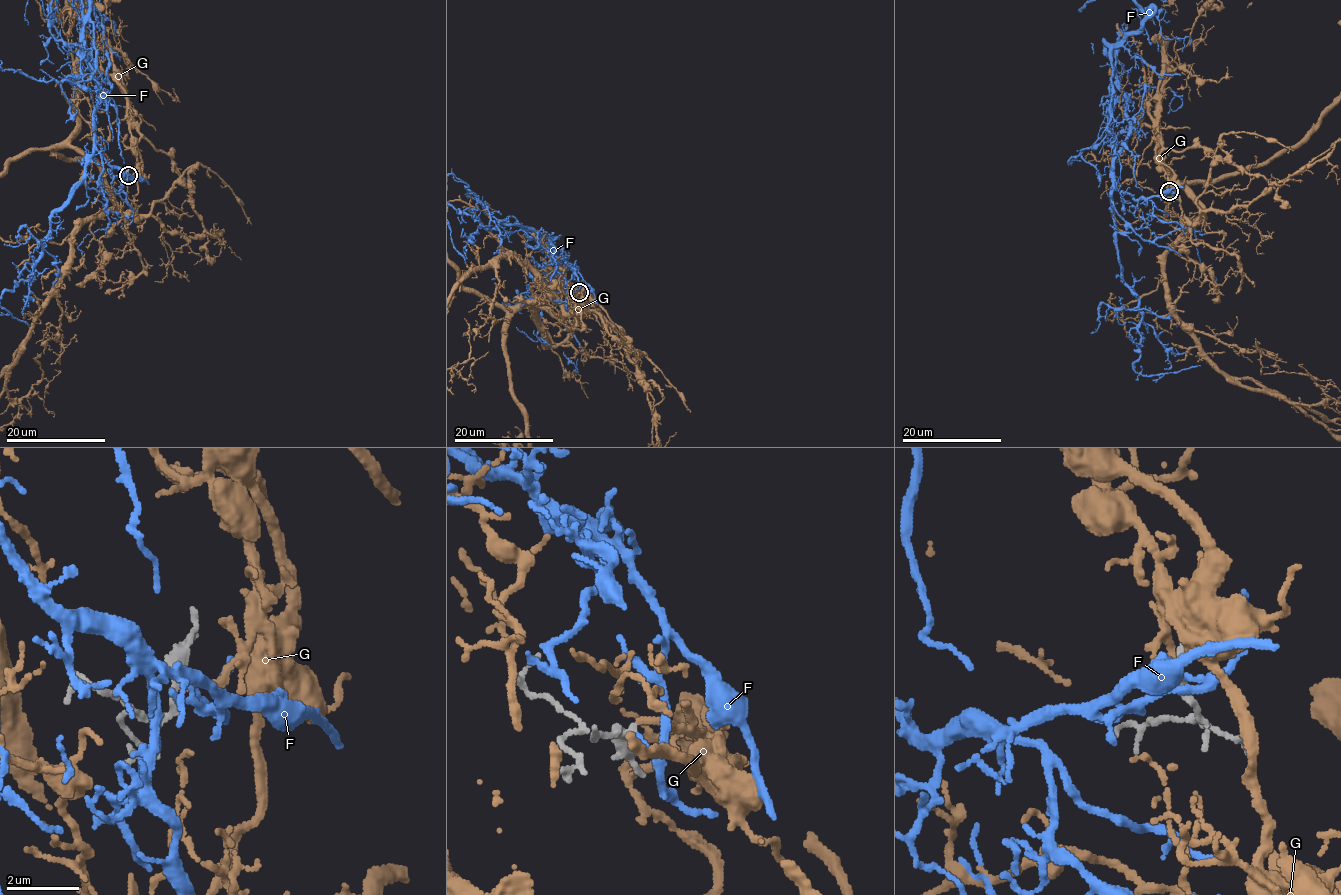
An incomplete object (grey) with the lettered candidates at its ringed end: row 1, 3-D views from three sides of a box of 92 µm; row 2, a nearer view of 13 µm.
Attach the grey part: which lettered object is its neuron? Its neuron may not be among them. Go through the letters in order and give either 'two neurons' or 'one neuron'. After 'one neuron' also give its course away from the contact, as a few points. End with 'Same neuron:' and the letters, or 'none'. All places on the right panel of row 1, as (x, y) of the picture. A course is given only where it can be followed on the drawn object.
F: two neurons
G: one neuron
Same neuron: G

